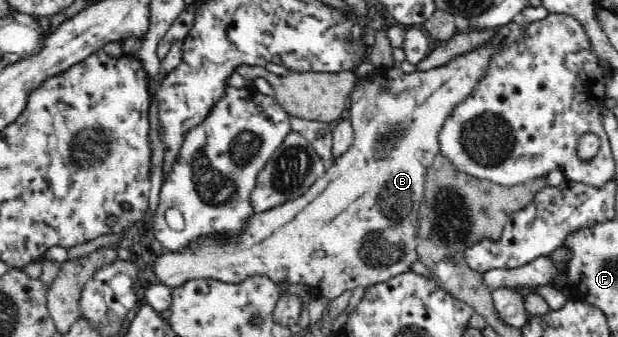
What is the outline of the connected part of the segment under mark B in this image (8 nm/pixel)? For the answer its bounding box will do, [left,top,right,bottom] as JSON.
[151,19,526,300]

